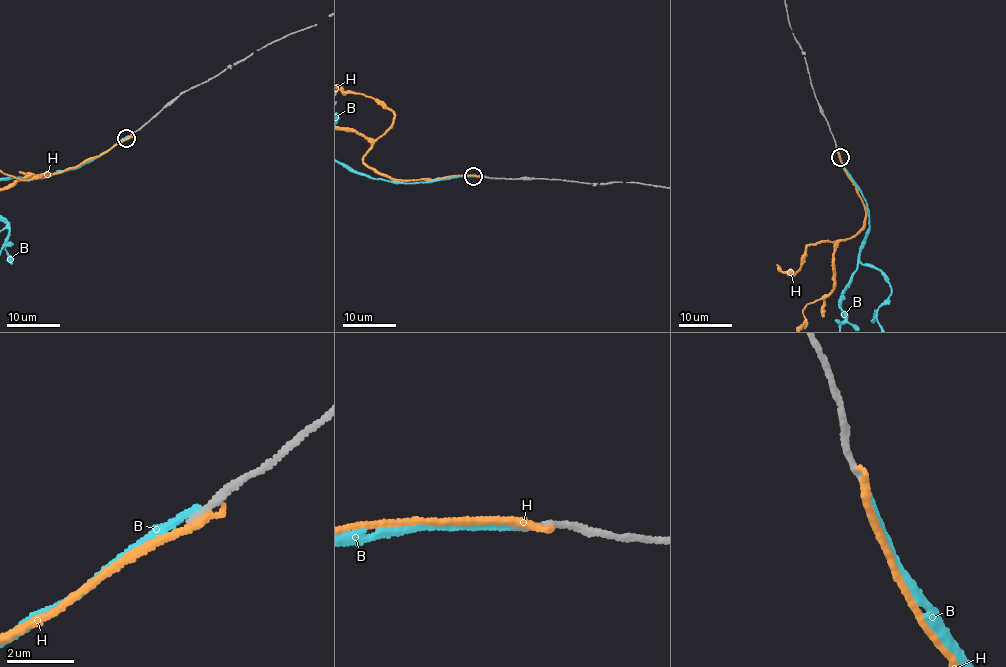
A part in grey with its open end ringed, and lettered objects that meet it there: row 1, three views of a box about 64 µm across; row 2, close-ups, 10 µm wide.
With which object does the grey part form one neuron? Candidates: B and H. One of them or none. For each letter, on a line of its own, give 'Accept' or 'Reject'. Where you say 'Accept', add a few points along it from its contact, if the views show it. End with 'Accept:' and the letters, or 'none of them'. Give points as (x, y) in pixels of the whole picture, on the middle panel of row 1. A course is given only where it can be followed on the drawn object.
B: Reject
H: Reject
Accept: none of them

